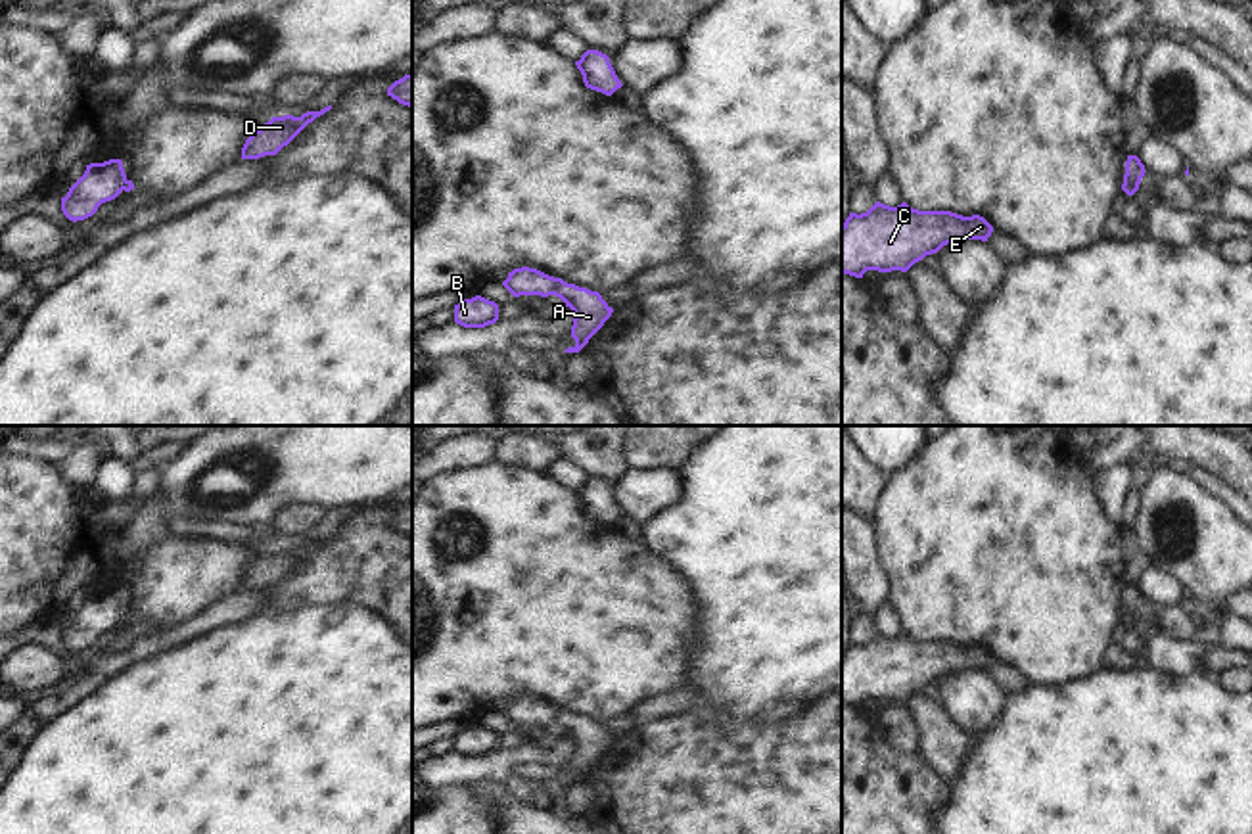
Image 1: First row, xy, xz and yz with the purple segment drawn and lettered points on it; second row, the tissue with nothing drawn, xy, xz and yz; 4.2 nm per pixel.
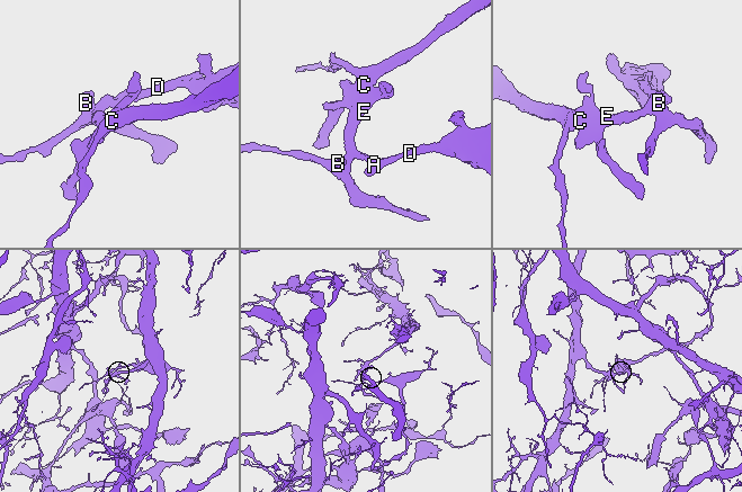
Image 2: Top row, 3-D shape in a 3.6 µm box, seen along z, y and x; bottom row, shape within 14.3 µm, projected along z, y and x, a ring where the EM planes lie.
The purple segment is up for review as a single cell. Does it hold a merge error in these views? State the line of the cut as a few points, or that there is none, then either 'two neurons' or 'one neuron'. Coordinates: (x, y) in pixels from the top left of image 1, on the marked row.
cut in xz along (556, 278), (553, 294); two neurons

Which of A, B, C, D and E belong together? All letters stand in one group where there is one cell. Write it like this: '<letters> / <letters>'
A D / B C E

